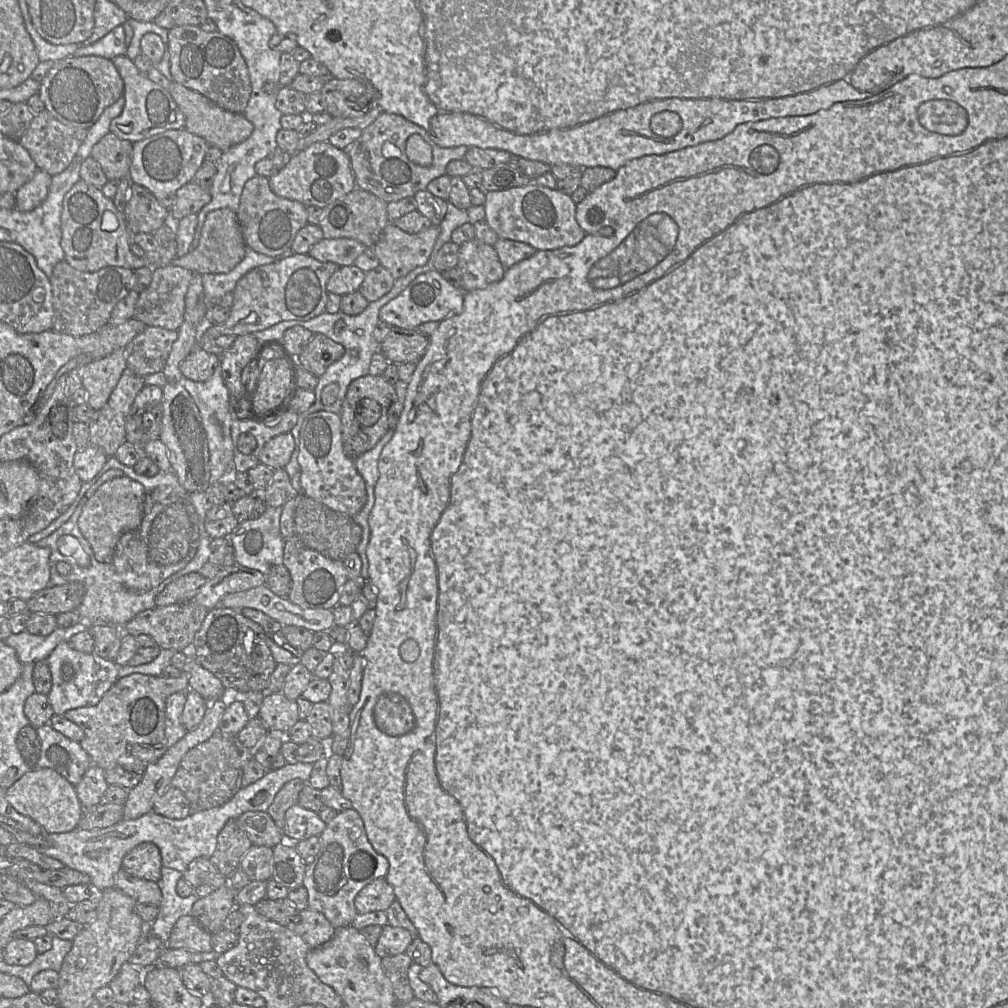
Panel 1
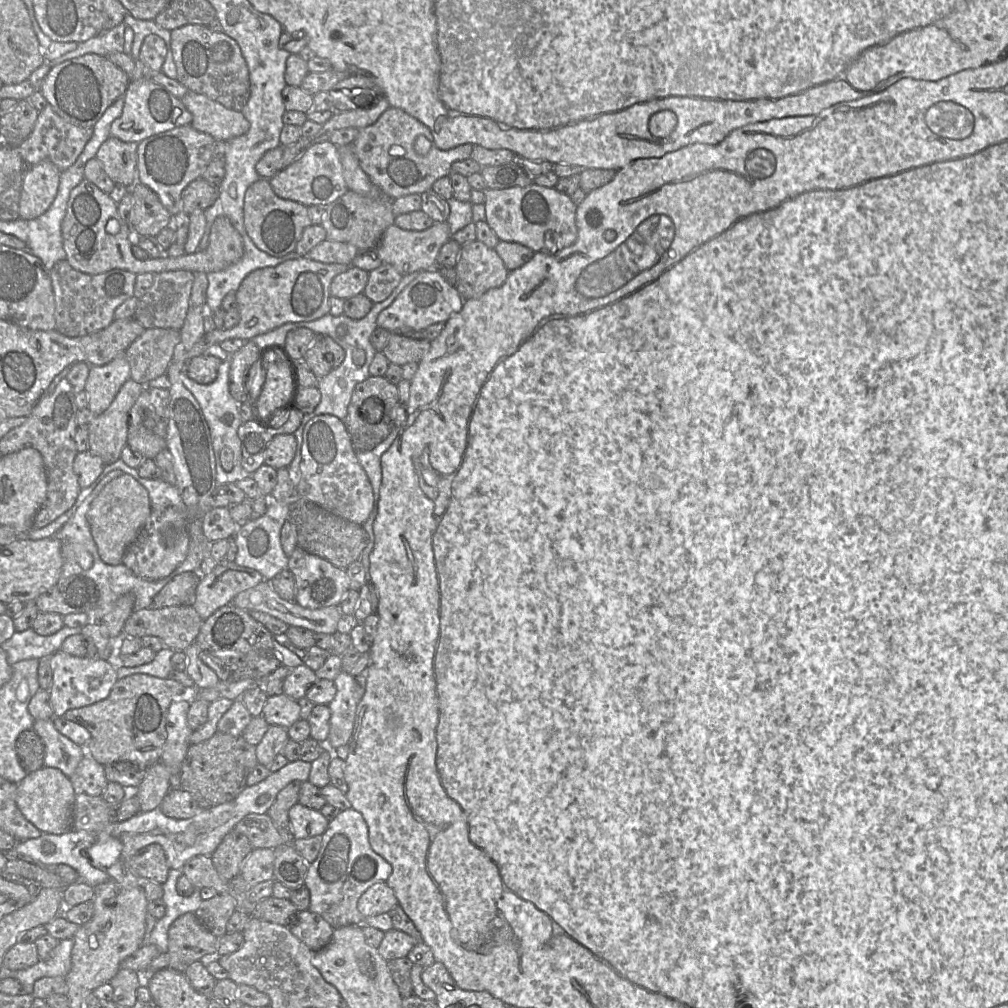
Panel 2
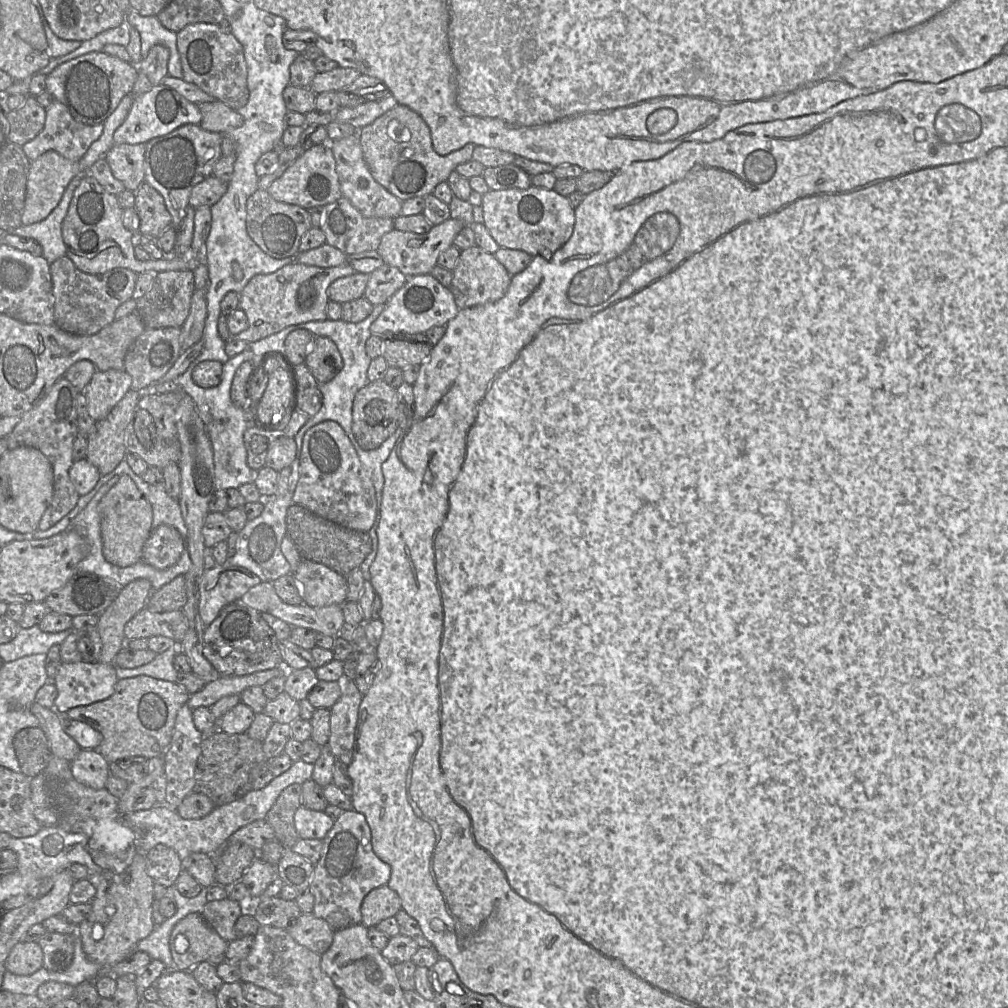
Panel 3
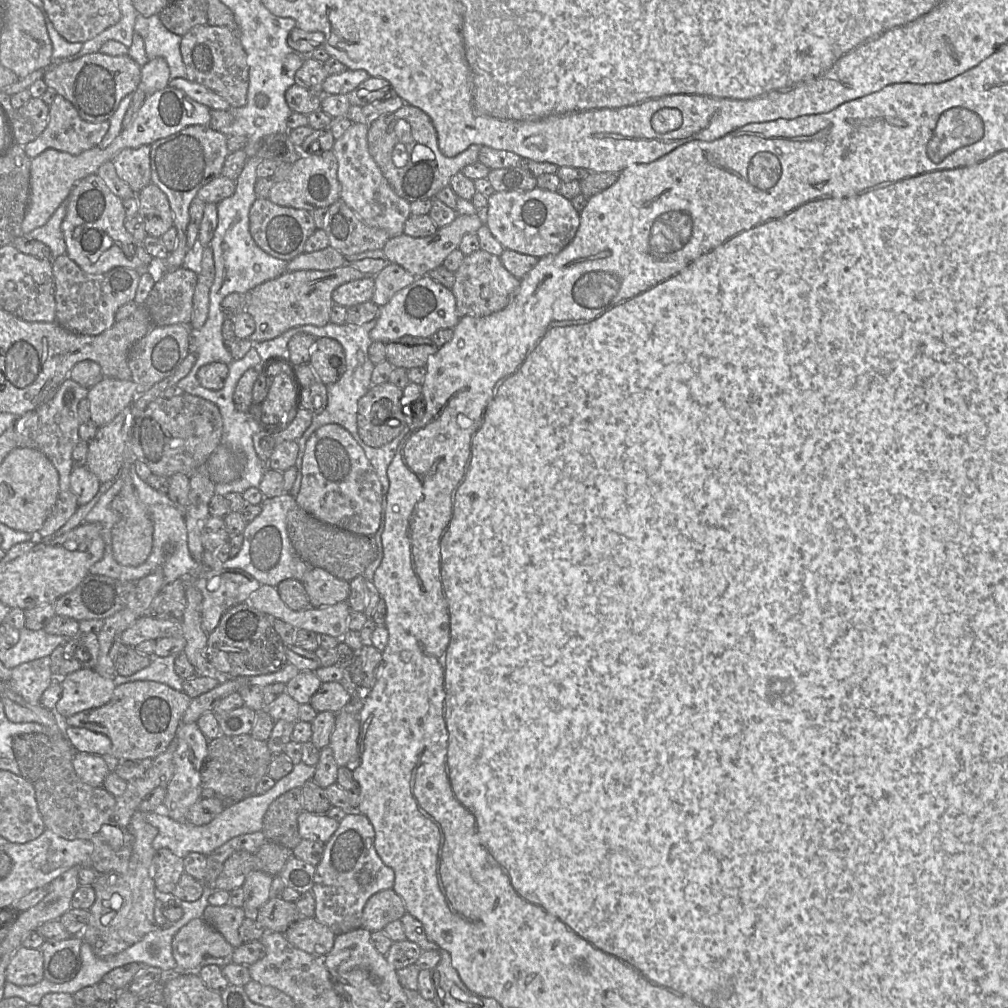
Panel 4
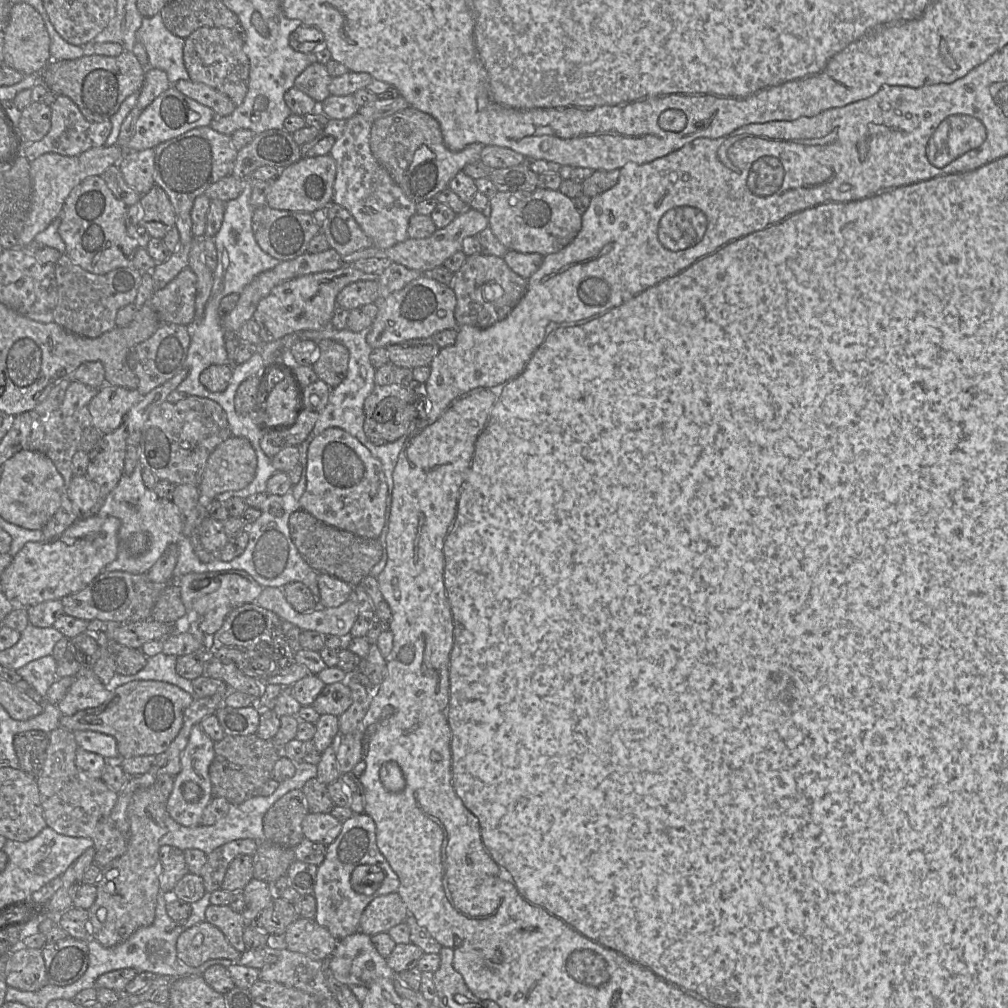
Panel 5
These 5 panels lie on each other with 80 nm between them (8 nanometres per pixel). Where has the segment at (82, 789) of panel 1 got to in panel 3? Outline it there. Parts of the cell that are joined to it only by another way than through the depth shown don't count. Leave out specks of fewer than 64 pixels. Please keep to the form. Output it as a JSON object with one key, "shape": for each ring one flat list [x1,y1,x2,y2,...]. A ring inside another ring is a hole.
{"shape":[[80,750,71,762,71,772,76,781,98,790,105,788,109,765,97,750]]}

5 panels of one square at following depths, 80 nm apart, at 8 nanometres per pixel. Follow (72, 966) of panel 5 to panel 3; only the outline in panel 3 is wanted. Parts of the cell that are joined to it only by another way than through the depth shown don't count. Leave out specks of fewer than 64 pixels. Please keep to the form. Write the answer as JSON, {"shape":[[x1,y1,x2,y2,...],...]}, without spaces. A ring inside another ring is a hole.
{"shape":[[46,932,37,942,43,952,43,967,51,972,63,972,74,957,75,935]]}

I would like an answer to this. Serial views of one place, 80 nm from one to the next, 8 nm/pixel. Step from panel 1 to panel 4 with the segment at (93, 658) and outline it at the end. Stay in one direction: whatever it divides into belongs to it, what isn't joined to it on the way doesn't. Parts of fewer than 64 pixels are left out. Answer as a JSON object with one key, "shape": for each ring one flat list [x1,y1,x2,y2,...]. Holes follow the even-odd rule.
{"shape":[[83,667,56,680,60,680,62,687,61,697,55,706,55,713,60,719,105,705,116,687,113,678,103,677,95,669]]}

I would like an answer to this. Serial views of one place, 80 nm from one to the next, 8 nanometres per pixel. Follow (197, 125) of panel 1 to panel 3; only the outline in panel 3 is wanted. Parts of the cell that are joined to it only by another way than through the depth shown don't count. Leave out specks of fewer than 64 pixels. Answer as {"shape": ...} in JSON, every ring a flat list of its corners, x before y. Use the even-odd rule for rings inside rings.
{"shape":[[219,100,195,104,202,114,199,125,207,131,224,133,239,128,244,123,244,118,237,111]]}

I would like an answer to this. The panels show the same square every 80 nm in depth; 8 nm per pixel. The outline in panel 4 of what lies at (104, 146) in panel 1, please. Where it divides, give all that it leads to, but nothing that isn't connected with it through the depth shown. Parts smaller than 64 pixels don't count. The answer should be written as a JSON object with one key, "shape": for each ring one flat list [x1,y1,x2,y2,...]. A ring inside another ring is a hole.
{"shape":[[150,145,123,149,114,157,112,163,119,178,126,182,135,194,151,183]]}

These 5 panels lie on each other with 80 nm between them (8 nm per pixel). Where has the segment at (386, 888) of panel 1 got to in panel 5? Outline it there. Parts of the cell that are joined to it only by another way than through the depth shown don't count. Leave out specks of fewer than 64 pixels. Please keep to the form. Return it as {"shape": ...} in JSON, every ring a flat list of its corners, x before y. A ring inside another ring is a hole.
{"shape":[[397,892,374,898,365,908,360,919,359,930,369,936,387,932,405,922,408,909]]}

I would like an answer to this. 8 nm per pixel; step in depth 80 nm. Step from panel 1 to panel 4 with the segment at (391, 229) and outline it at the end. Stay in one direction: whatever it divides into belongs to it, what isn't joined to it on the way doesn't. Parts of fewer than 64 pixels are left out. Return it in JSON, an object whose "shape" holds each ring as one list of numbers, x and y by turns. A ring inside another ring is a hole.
{"shape":[[478,213,473,215,457,215,447,226,438,228,430,236,415,238,406,234,391,237,382,248,387,259,401,266,414,277,427,275,431,270,441,266,445,258,455,249,459,248,462,238,466,234,477,233,478,229,484,225]]}

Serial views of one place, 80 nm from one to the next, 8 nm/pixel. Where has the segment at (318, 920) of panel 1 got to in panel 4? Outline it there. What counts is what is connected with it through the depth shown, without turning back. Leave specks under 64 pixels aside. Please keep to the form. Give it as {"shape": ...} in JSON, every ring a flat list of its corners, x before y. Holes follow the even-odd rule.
{"shape":[[300,917,285,933,296,948,316,957,325,957,333,948,335,933,314,917]]}

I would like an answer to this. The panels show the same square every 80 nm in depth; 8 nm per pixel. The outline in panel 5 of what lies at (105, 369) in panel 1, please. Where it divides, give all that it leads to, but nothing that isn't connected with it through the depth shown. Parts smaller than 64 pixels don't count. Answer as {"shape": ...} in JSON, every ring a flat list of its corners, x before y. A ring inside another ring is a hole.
{"shape":[[103,385,88,404,92,426,102,435,113,432,124,424,126,415,142,397,137,389]]}

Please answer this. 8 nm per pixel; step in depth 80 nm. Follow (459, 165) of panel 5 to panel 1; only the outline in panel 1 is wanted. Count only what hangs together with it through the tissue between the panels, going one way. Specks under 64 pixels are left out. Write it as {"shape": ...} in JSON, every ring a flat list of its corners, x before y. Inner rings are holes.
{"shape":[[382,112,374,122,362,130,361,136,348,147,347,154,350,159,356,187,368,191,386,203,389,203,399,201,406,197,412,197,418,191,427,189,430,181,446,174,446,167,450,161,464,159,469,147,471,146,441,147,431,139,427,131,421,126,414,124,401,115],[413,134,422,136,432,147,433,161,428,167,415,164,406,154,406,141]]}

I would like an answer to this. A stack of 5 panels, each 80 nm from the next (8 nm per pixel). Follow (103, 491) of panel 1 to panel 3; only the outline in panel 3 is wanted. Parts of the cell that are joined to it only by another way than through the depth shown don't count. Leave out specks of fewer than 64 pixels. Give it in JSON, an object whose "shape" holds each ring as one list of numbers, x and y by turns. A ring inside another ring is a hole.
{"shape":[[121,475,98,505,102,553,107,562,128,567,141,561,142,550,153,528,153,511,150,503,128,475]]}

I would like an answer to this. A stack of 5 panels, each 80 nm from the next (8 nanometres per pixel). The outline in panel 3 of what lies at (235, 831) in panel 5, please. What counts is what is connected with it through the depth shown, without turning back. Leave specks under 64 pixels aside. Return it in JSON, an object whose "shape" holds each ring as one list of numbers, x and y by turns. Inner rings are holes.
{"shape":[[303,761,293,762,283,774,273,778,262,789,250,790,243,797,215,808,206,816,199,819,183,819,178,813,164,805,158,804,148,810,141,810,123,815,123,823,133,835,133,848,146,853,158,844,172,848,184,861,193,853,214,855,224,847,229,836,241,827,256,820,265,820,268,811,272,808,281,792,292,784,303,784,312,779,314,764]]}

